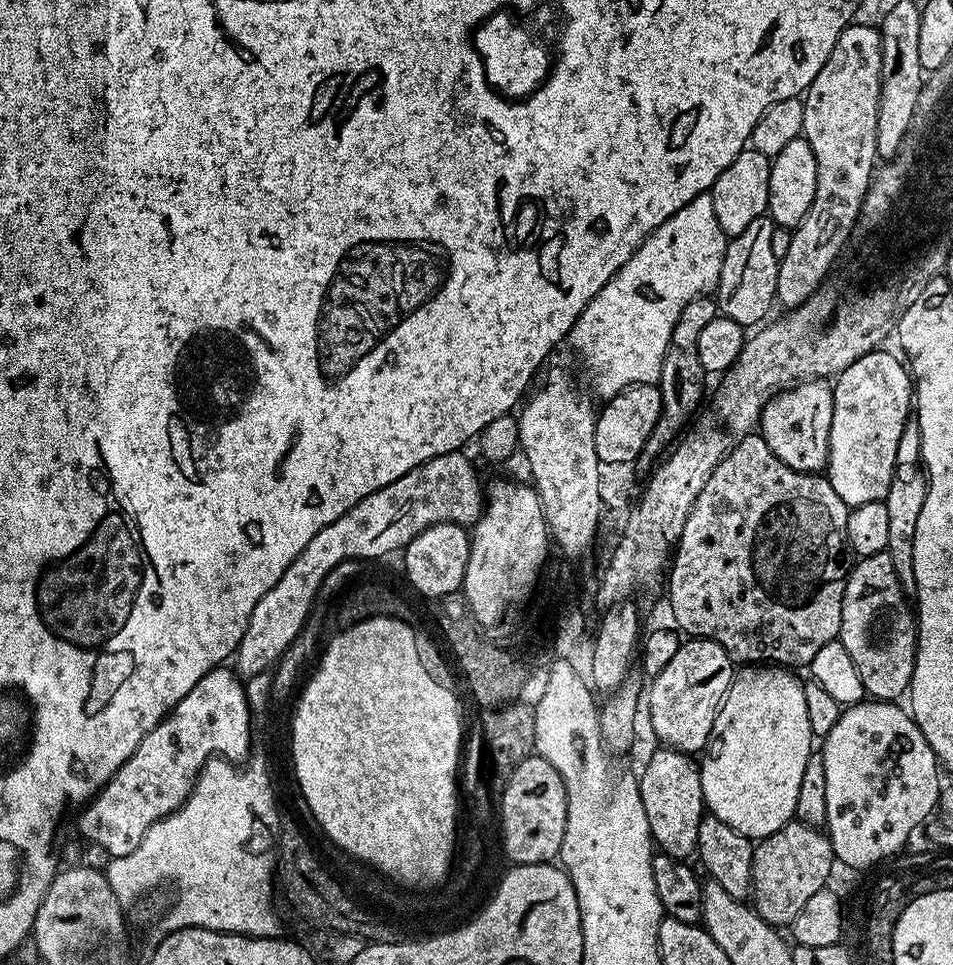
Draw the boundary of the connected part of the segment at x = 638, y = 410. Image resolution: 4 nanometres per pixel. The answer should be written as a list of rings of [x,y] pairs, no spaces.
[[[631,384],[625,392],[607,397],[608,404],[599,409],[594,430],[594,450],[602,463],[639,461],[640,451],[648,446],[648,439],[662,414],[662,394],[656,384]]]

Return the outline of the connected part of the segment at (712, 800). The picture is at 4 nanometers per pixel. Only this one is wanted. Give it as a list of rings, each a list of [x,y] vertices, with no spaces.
[[[771,662],[741,667],[733,675],[732,684],[720,703],[708,747],[699,761],[707,811],[753,842],[765,840],[795,817],[798,786],[802,783],[806,762],[814,754],[814,737],[810,730],[810,717],[806,714],[804,685],[801,677],[792,672],[795,671]]]

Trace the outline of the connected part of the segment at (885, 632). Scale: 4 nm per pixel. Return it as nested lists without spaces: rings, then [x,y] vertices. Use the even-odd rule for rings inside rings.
[[[888,551],[859,557],[851,565],[848,579],[844,581],[842,626],[838,639],[842,646],[846,646],[846,654],[850,654],[850,659],[858,670],[858,678],[862,678],[864,691],[871,699],[896,702],[907,693],[916,661],[917,635],[918,620],[913,605],[900,585],[898,574],[894,574],[894,562]]]

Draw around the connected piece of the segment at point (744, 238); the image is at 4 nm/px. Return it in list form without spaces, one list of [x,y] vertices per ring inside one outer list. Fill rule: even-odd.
[[[765,214],[754,218],[754,222],[750,222],[750,226],[742,230],[742,234],[728,240],[728,248],[724,251],[722,262],[722,274],[714,289],[719,315],[745,326],[756,326],[771,310],[776,300],[776,283],[780,269],[770,243],[770,237],[776,227],[771,216]]]

